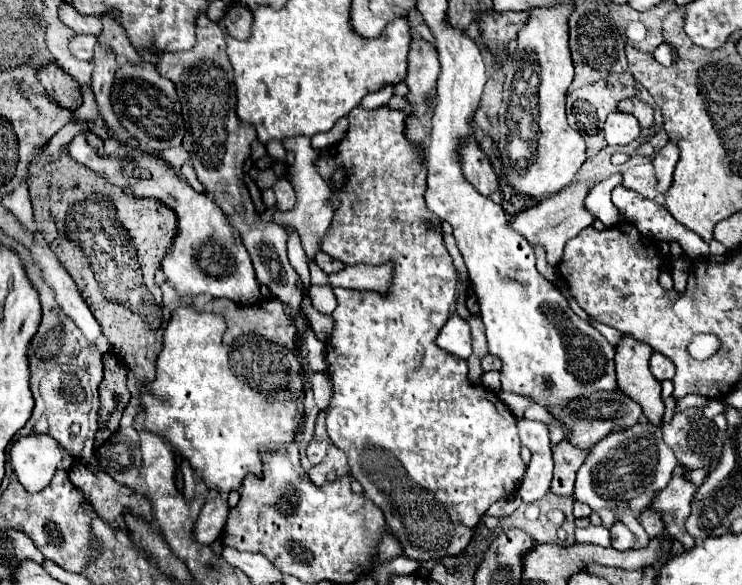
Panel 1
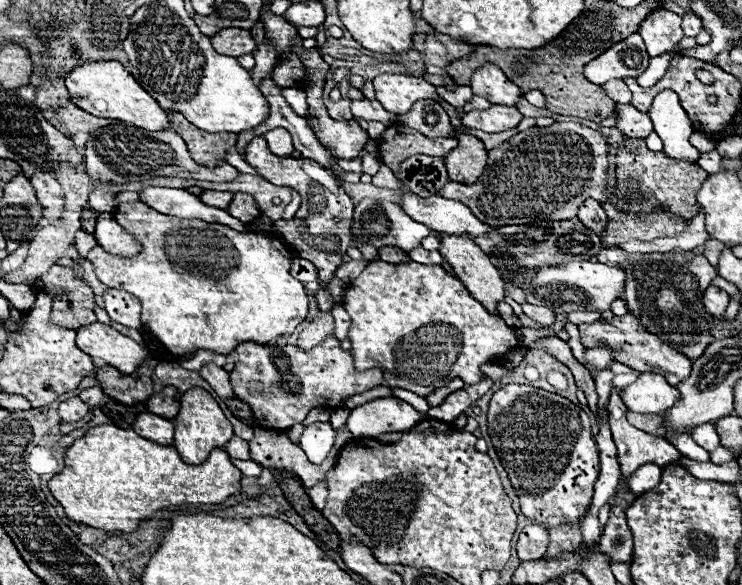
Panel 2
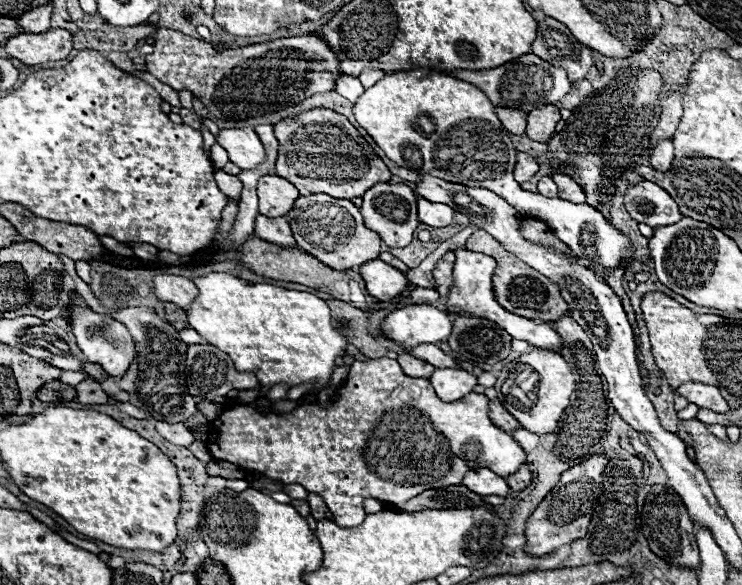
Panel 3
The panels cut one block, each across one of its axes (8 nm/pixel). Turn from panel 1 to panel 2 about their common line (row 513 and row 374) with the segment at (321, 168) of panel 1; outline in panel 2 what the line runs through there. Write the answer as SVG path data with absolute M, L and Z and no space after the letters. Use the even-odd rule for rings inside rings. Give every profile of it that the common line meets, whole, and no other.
M382 260L370 262L364 272L348 284L342 306L352 318L350 342L354 366L358 370L370 370L376 364L384 372L386 386L404 388L418 396L428 396L456 376L466 384L478 384L484 378L484 372L480 370L482 364L490 364L520 348L516 330L500 316L490 314L470 296L464 284L450 276L442 266L424 266L418 262L388 264Z

